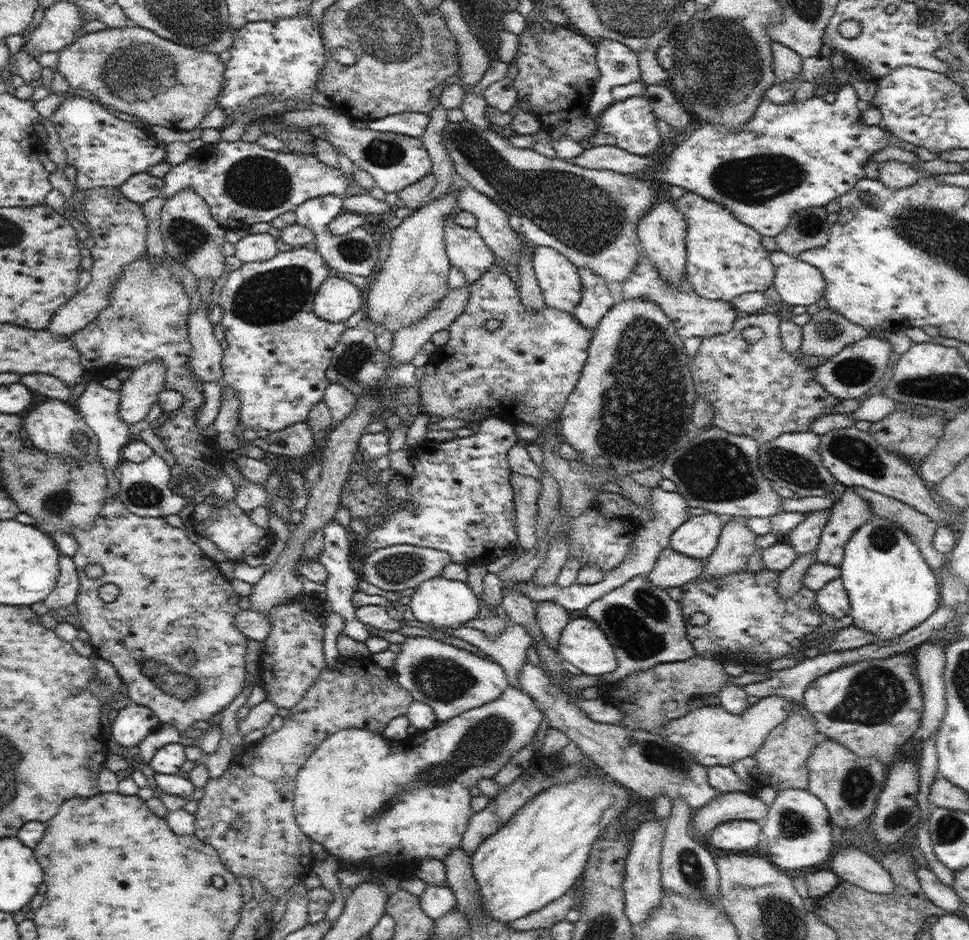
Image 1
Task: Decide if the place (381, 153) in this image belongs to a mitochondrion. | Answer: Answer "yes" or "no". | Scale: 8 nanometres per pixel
yes

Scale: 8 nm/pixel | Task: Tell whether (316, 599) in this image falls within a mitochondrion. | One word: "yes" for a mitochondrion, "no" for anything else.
no

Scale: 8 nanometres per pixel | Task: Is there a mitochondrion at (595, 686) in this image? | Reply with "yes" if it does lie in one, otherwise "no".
no

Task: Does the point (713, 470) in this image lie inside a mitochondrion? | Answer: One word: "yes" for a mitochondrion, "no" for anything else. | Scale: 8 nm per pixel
yes

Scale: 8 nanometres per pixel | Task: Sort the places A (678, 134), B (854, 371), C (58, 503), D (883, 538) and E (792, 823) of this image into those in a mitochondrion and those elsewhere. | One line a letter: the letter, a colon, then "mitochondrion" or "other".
A: other
B: mitochondrion
C: mitochondrion
D: mitochondrion
E: mitochondrion

